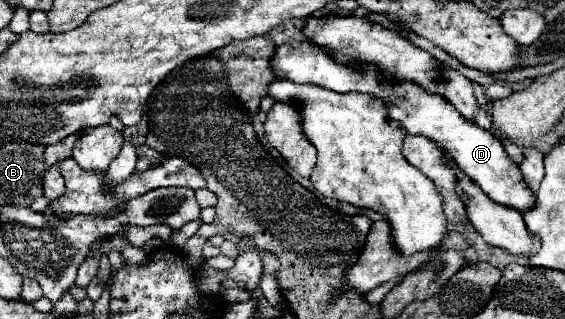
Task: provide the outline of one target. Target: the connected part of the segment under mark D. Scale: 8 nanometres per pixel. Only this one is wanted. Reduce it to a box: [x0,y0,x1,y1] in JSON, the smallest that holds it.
[272,41,536,213]

